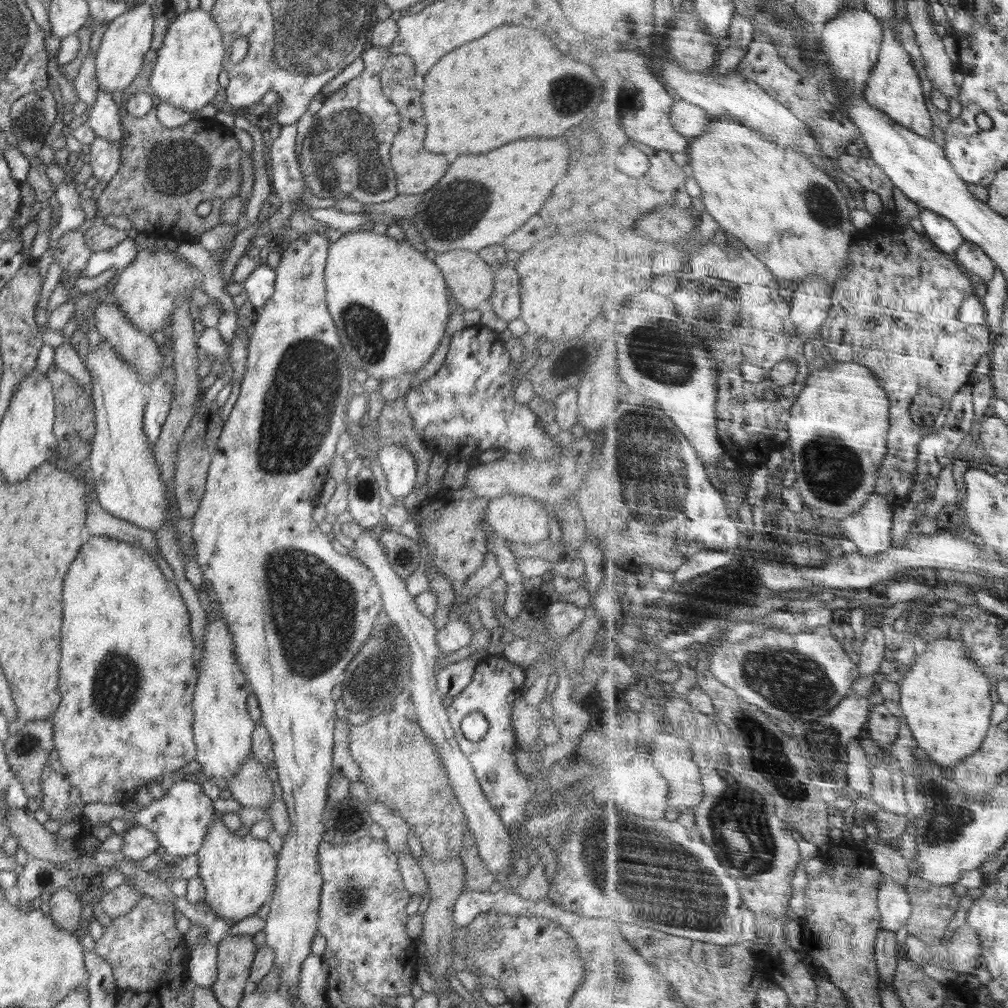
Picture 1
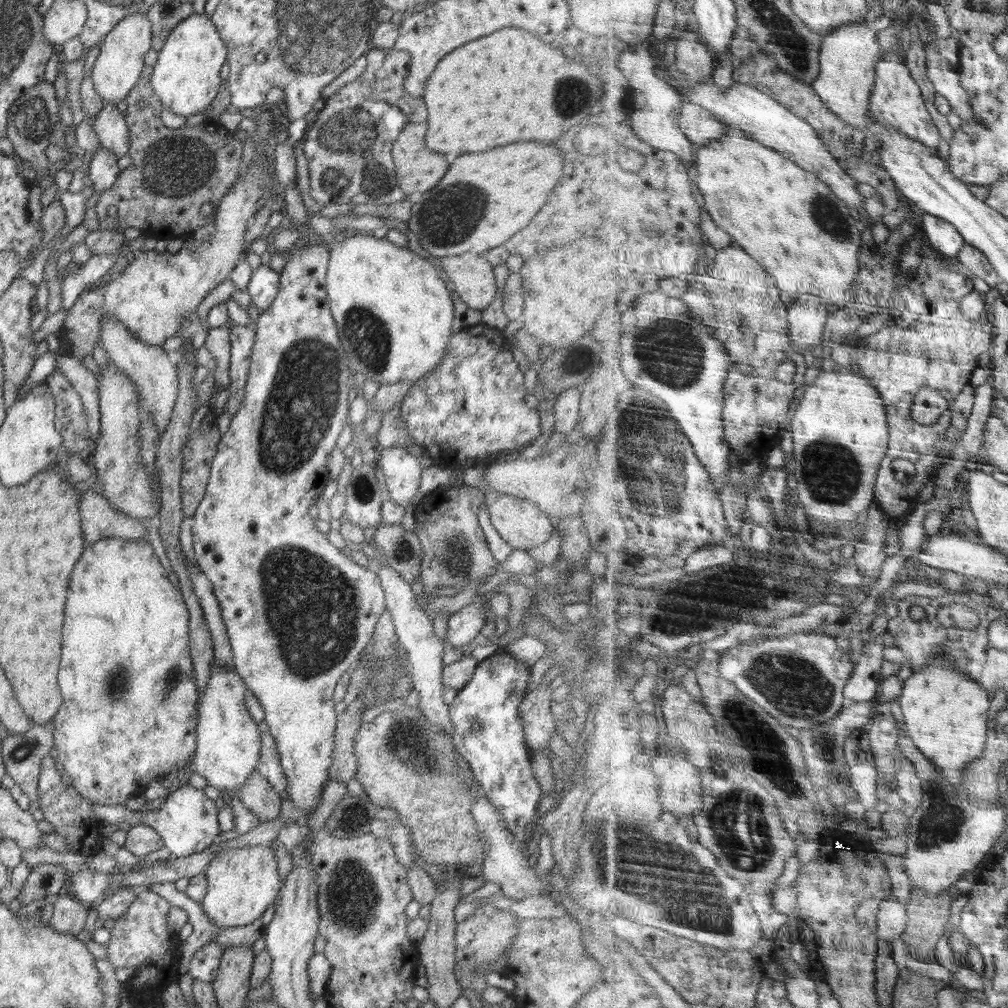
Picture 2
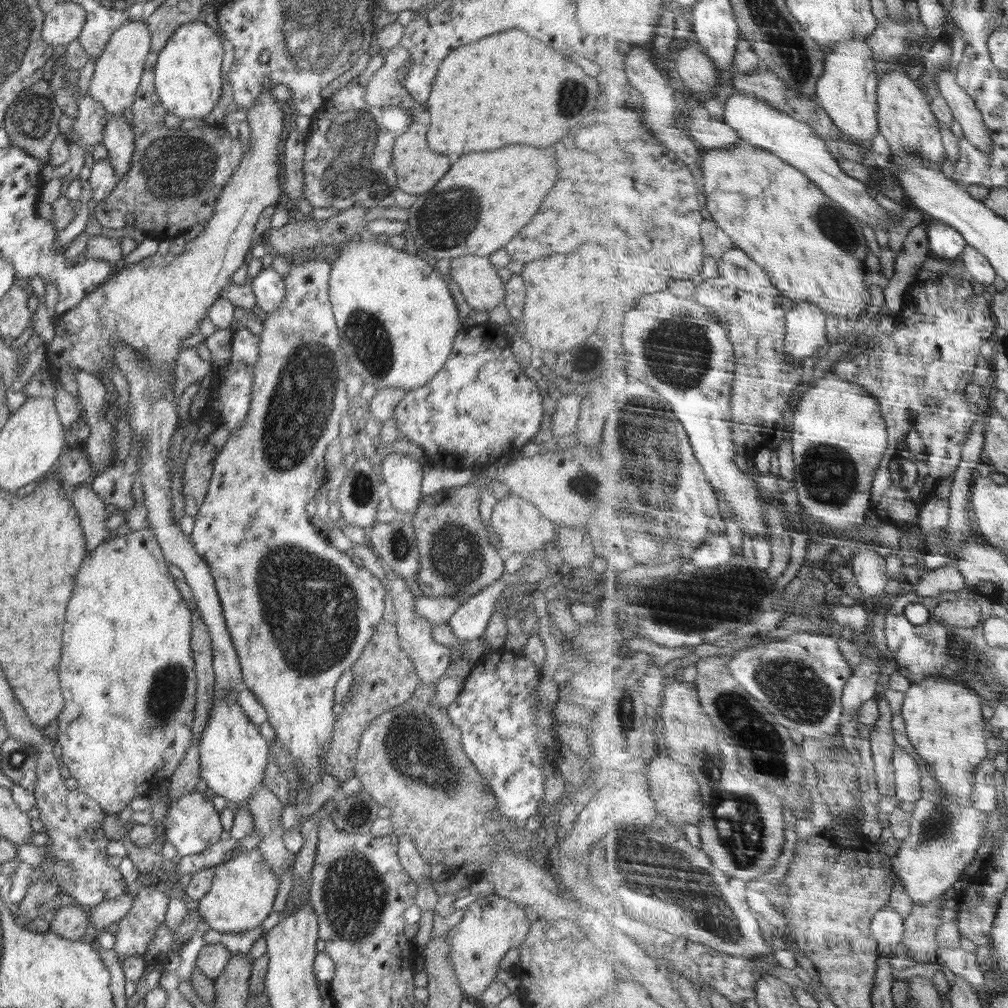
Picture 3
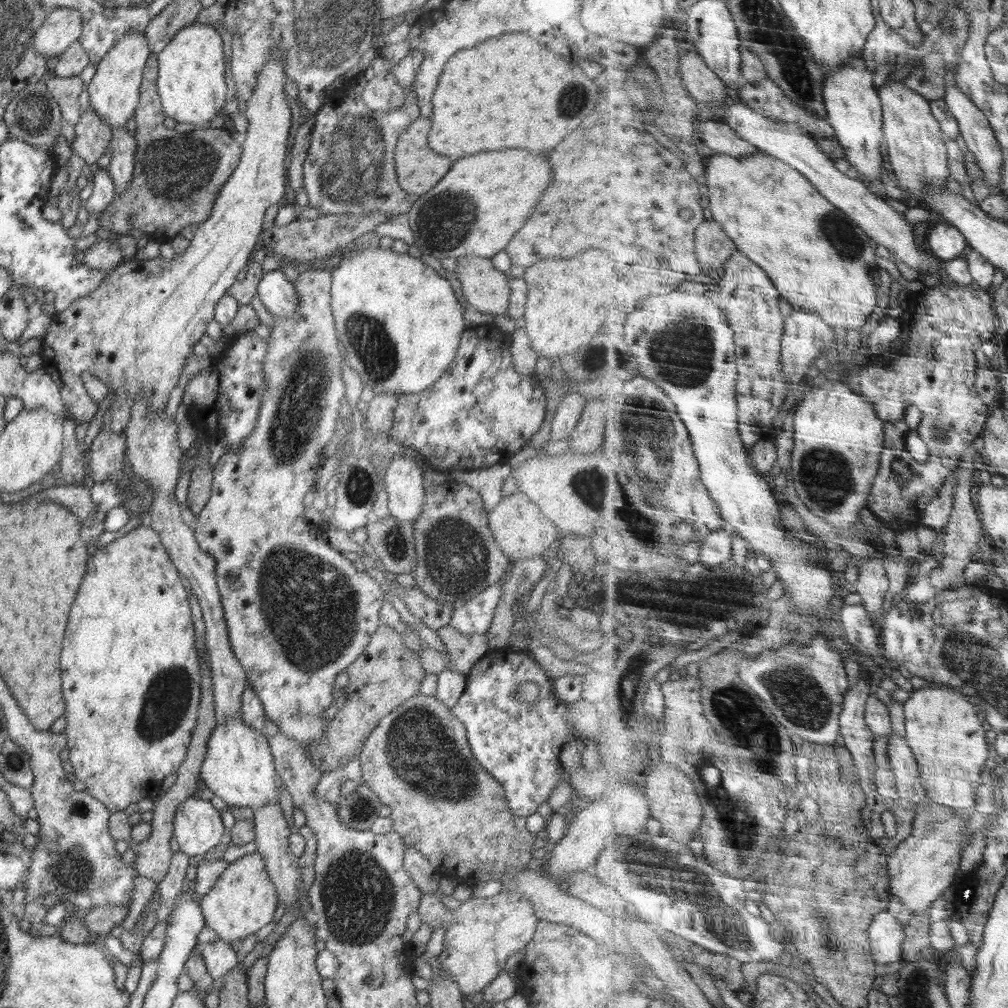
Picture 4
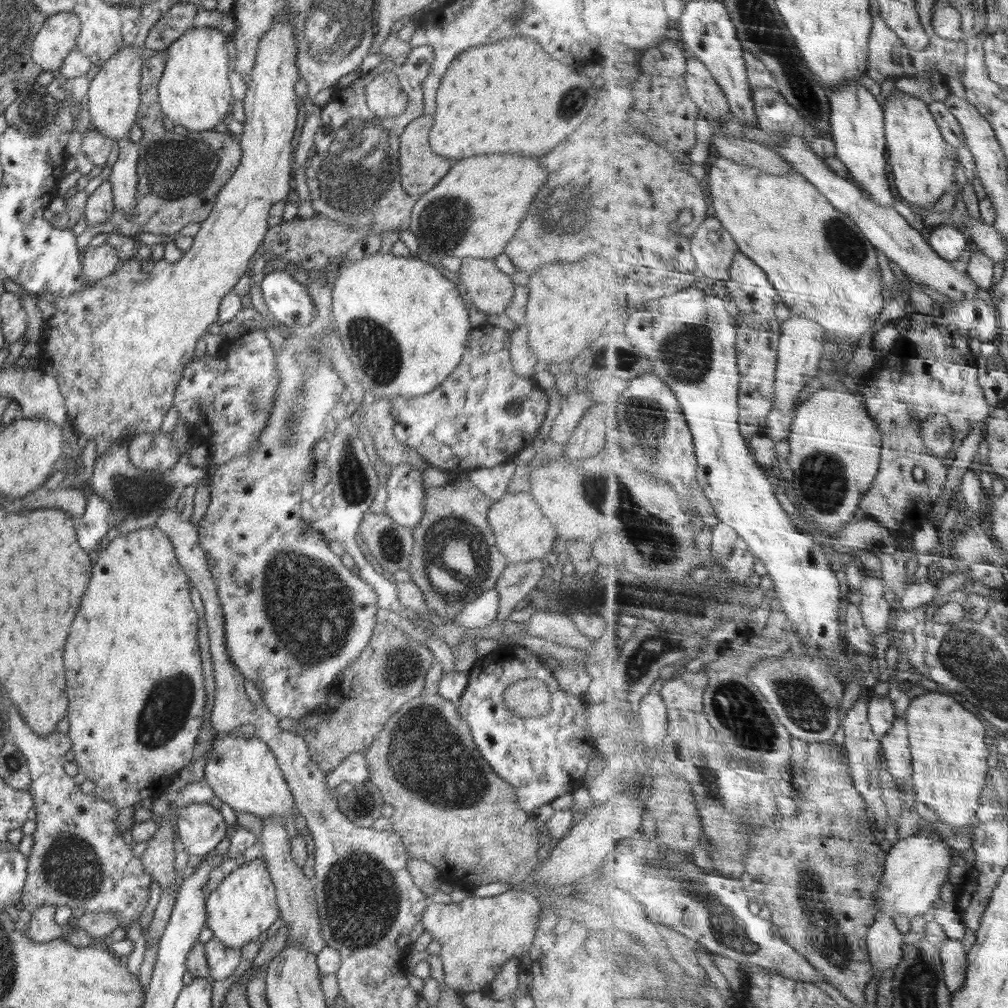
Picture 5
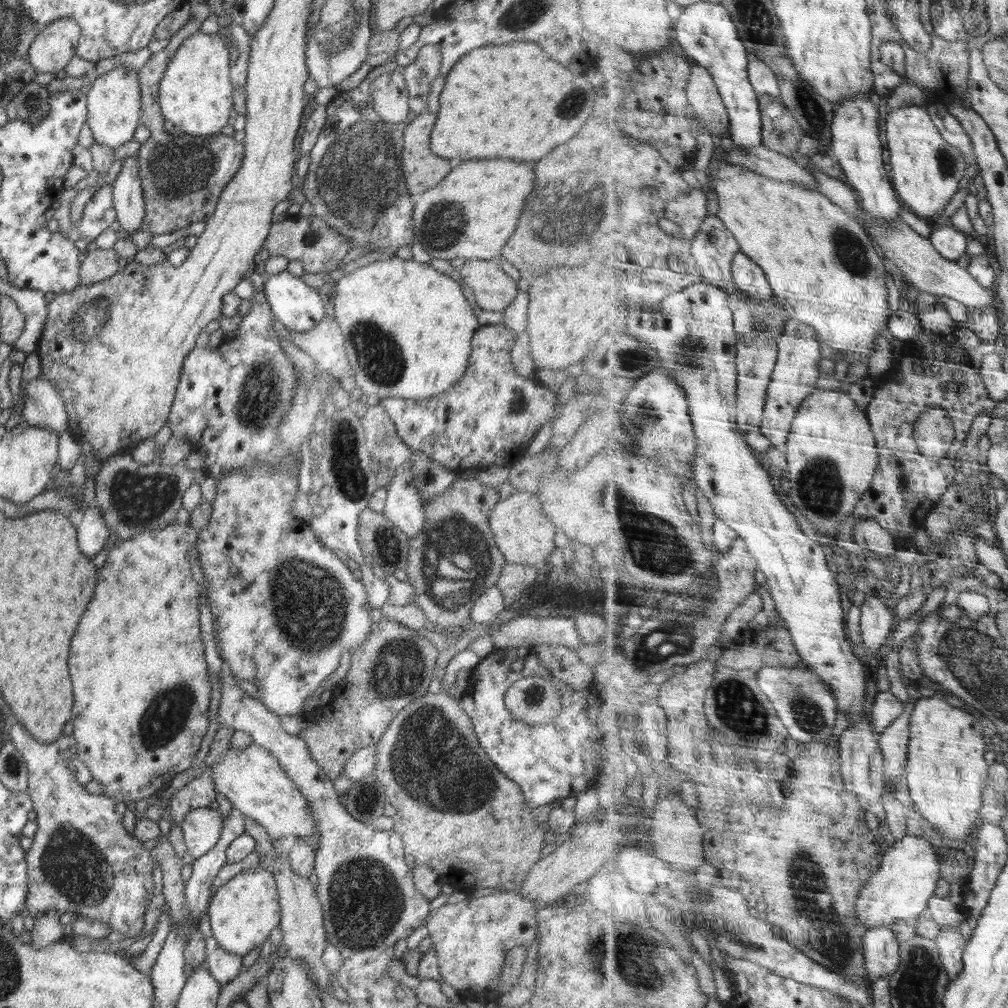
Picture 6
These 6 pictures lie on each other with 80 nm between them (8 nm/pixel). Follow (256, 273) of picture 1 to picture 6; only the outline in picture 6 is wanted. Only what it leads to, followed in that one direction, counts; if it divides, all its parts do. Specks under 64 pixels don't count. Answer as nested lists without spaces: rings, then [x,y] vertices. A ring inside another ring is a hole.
[[[287,270],[265,276],[263,285],[263,292],[265,292],[273,316],[284,324],[288,330],[306,332],[314,328],[323,319],[323,316],[330,312],[326,293],[308,286],[301,277],[296,277]]]

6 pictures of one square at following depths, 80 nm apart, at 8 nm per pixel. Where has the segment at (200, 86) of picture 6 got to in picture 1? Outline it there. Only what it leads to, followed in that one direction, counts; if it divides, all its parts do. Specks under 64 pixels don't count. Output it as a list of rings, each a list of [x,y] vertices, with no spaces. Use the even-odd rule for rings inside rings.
[[[188,10],[180,14],[165,32],[157,50],[156,64],[150,76],[150,87],[159,100],[194,113],[215,98],[221,88],[218,82],[225,55],[223,38],[209,12]]]

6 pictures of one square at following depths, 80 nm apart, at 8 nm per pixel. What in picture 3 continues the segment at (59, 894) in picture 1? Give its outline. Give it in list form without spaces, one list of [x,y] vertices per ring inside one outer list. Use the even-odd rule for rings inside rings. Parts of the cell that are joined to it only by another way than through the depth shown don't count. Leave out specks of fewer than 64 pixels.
[[[65,900],[55,918],[50,921],[52,933],[68,940],[82,941],[90,927],[89,917],[85,915],[87,909]]]

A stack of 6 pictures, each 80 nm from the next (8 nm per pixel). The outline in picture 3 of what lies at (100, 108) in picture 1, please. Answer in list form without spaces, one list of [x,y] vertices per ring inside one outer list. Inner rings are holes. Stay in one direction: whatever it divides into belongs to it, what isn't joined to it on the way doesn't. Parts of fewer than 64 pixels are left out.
[[[109,114],[101,144],[108,150],[109,163],[114,167],[119,180],[128,172],[135,149],[134,133],[125,117]]]

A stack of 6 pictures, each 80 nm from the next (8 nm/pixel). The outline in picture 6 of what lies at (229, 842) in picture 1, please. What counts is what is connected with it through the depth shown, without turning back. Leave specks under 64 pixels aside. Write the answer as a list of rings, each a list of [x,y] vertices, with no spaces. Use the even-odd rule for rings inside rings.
[[[261,865],[256,868],[242,869],[224,886],[221,886],[209,902],[211,937],[226,952],[244,958],[254,948],[268,940],[271,931],[280,926],[280,898],[273,873]]]

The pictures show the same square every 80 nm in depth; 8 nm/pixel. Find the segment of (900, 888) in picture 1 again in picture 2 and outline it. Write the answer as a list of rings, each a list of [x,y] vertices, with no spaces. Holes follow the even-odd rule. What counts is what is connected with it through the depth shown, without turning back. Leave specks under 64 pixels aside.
[[[894,892],[884,900],[879,911],[879,938],[893,942],[906,932],[909,922],[909,909],[898,902]]]

